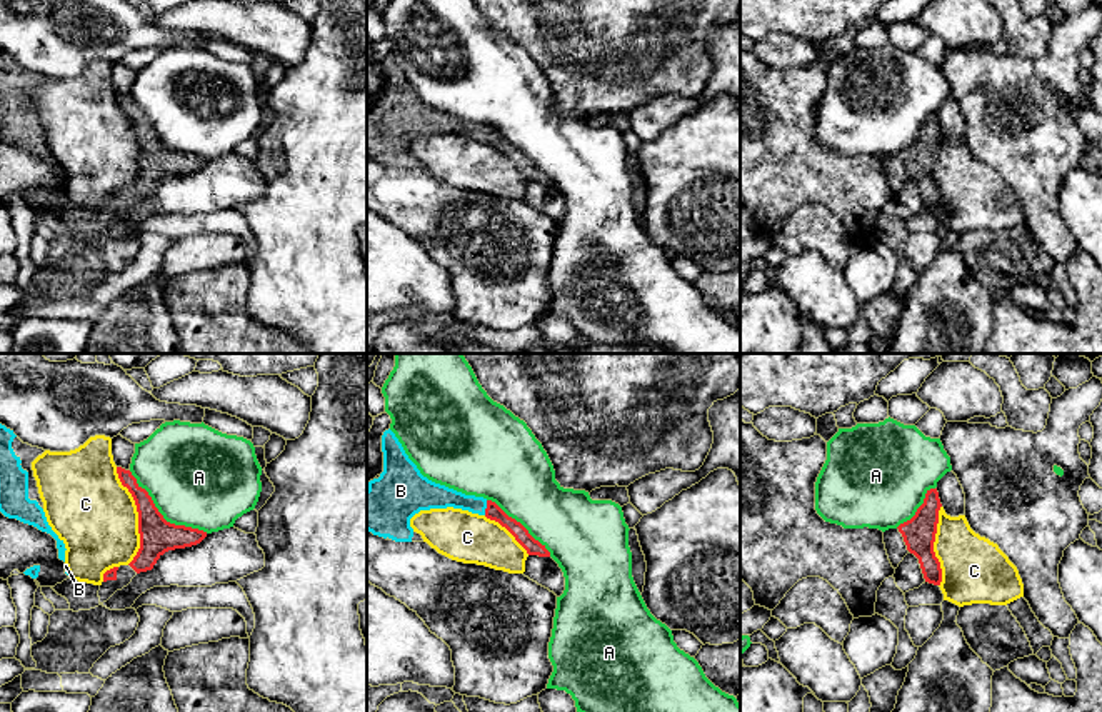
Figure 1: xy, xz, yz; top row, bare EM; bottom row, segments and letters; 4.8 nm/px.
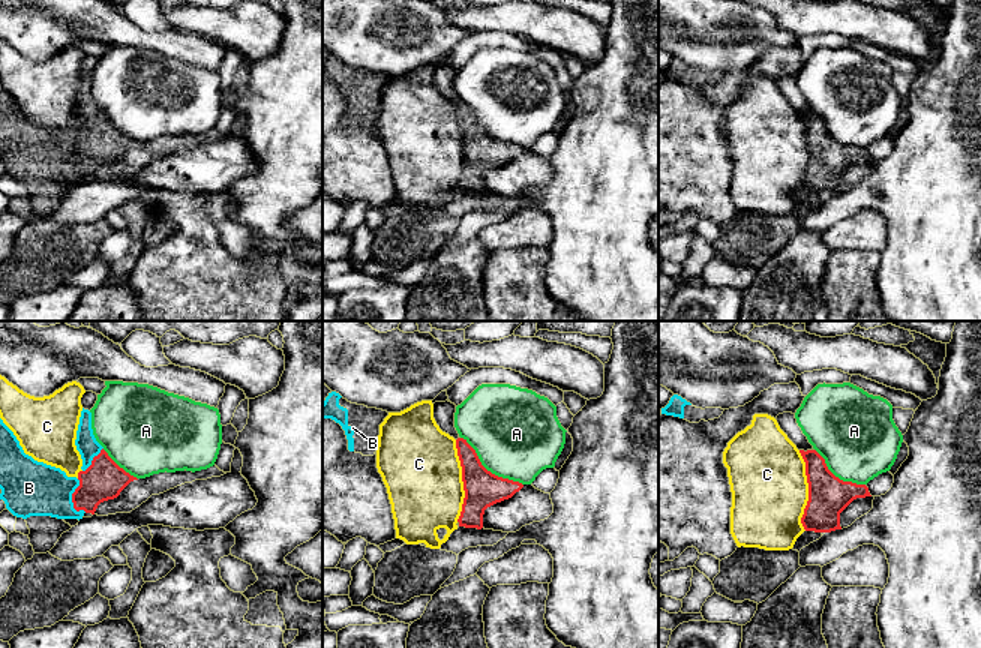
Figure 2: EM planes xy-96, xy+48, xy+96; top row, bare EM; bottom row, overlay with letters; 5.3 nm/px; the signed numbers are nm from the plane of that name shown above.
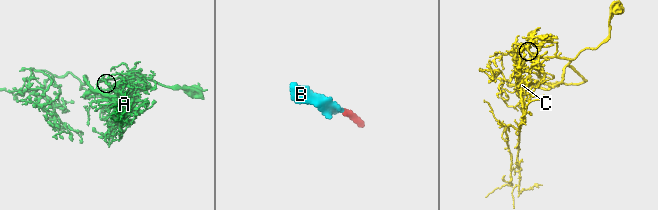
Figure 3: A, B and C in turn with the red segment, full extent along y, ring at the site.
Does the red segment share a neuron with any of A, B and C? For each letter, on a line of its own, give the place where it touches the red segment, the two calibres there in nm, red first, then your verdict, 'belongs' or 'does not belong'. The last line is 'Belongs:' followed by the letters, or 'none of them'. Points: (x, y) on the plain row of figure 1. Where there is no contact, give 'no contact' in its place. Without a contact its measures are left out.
A: xy (162, 142) | 170/480 nm | does not belong
B: xz (487, 134) | 80/120 nm | belongs
C: xy (139, 142) | 170/400 nm | does not belong
Belongs: B

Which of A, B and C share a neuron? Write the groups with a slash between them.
A / B / C

